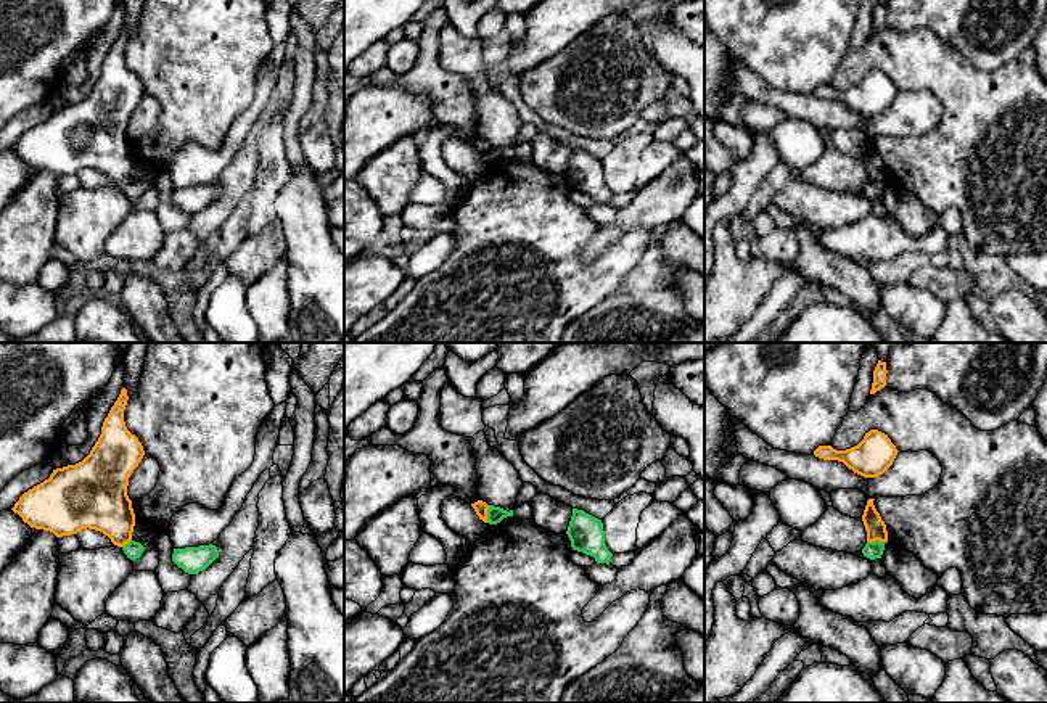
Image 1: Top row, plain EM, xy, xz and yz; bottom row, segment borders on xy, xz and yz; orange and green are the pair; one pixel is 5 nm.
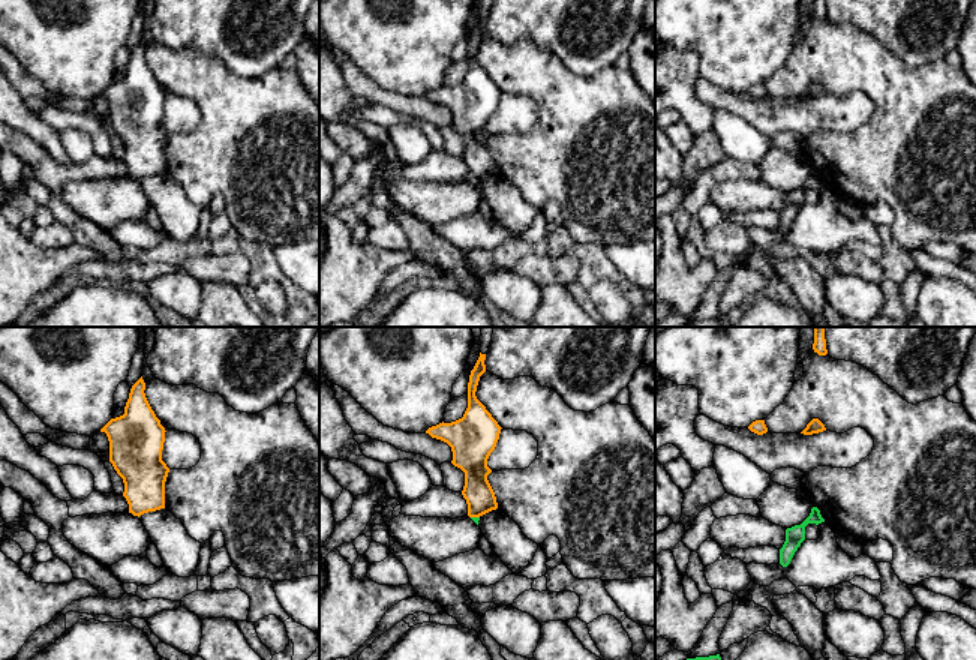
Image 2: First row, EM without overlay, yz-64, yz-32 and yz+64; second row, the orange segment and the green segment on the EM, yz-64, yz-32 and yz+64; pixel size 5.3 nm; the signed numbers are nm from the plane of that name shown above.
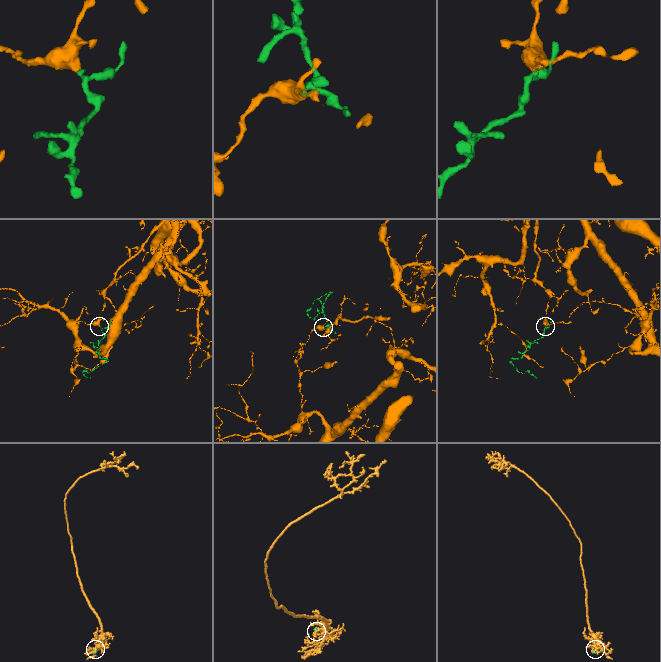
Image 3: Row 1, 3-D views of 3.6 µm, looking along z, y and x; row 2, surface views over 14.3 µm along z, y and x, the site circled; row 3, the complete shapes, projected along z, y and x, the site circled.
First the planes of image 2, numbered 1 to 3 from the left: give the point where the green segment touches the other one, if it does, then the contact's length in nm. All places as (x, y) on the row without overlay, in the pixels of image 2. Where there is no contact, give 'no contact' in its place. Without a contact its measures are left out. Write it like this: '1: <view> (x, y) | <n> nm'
1: no contact
2: yz-32 (476, 180) | 50 nm
3: no contact

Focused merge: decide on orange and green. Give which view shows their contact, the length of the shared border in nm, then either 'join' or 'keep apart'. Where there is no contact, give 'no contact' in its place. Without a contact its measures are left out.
meets orange in yz; contact 100 nm long; keep apart

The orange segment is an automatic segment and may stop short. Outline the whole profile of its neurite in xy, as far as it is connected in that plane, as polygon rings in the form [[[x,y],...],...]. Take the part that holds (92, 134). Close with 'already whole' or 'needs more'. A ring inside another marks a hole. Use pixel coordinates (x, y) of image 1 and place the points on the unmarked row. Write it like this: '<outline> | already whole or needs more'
[[[122,27],[98,80],[82,101],[53,109],[48,119],[19,137],[11,150],[24,162],[56,177],[88,167],[103,172],[117,187],[132,180],[135,153],[127,125],[145,90],[125,66],[127,40]]] | already whole

